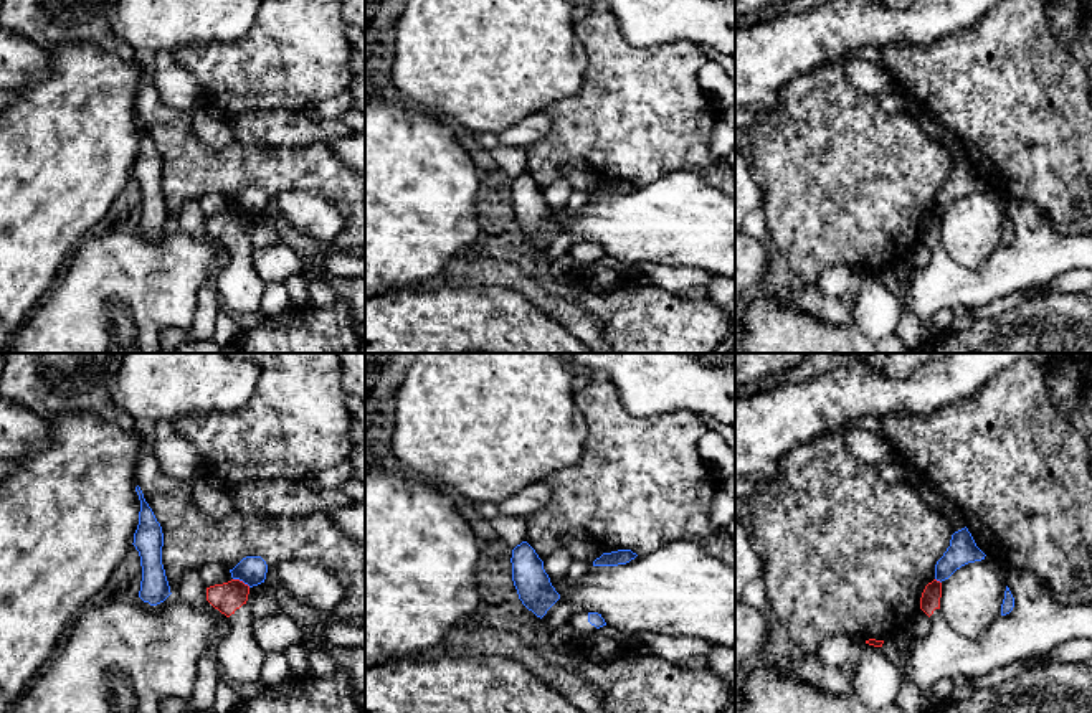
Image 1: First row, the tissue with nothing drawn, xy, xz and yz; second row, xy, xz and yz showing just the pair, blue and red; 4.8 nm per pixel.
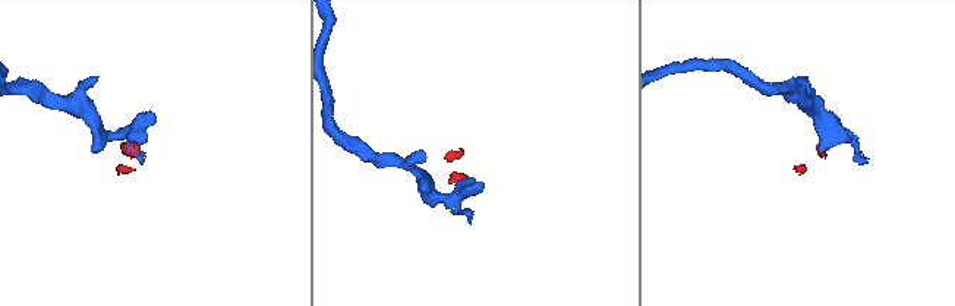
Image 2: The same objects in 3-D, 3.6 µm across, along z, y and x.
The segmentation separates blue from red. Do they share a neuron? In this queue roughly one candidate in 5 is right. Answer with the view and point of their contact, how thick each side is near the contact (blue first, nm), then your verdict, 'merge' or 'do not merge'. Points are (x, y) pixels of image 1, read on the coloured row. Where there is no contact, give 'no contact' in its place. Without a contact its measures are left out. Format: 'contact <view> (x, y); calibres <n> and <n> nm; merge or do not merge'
contact xy (242, 580); calibres 140 and 150 nm; do not merge

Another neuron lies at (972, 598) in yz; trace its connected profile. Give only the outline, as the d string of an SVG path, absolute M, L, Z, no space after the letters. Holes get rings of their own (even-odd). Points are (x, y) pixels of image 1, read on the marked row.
M985 556L942 581L940 611L953 632L975 639L1001 617L1008 569Z

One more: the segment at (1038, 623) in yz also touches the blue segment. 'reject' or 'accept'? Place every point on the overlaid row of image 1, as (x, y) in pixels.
reject

